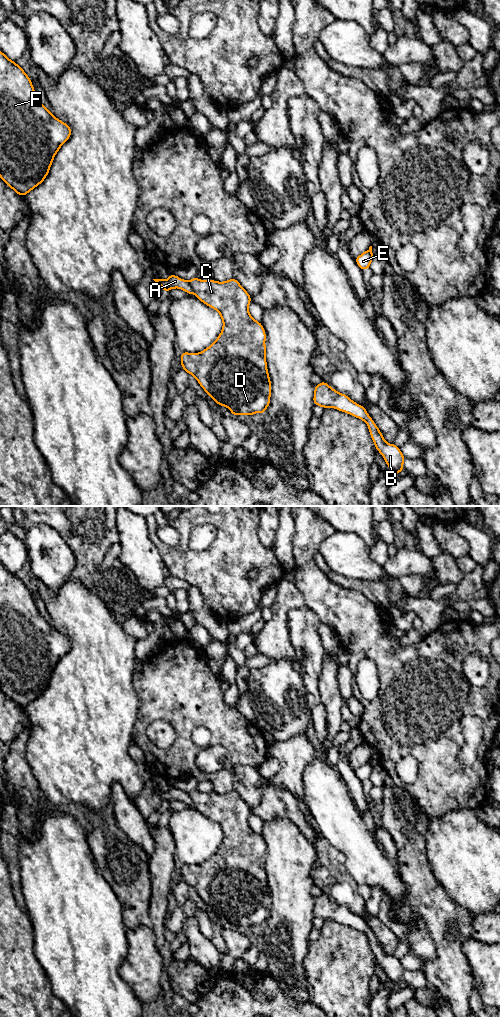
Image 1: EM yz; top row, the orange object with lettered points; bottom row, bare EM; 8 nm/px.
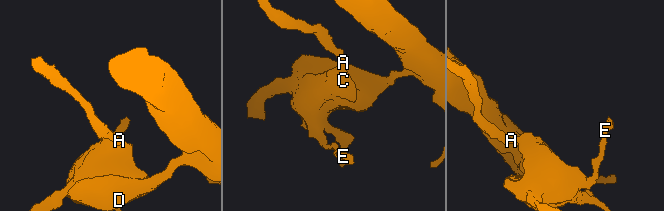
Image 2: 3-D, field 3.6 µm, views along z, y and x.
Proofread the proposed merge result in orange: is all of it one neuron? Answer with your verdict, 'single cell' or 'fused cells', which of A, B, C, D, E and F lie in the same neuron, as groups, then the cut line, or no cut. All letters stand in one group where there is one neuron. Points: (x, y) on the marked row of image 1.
fused cells; A / B C D E F; cut in yz along (187, 282), (193, 290)

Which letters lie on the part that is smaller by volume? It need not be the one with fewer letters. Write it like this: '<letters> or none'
A

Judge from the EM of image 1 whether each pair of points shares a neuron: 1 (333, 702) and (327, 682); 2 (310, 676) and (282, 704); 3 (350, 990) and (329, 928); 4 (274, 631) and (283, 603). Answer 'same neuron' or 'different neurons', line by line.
1: same neuron
2: different neurons
3: same neuron
4: same neuron

